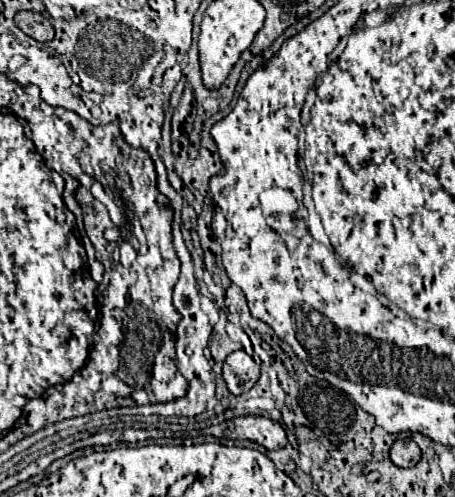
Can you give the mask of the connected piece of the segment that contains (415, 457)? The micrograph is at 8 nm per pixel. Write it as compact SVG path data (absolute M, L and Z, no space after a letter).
M396 439L390 449L390 459L398 467L414 467L420 461L420 447L408 439Z

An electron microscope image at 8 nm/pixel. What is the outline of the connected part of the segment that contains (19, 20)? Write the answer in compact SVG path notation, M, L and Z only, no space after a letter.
M18 11L14 17L16 25L36 41L52 41L54 39L54 27L50 21L34 11Z

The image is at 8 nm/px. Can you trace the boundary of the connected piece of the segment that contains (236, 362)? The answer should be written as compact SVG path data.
M238 349L226 357L224 381L232 395L242 395L250 391L252 385L258 381L258 377L260 377L260 367L244 349Z

